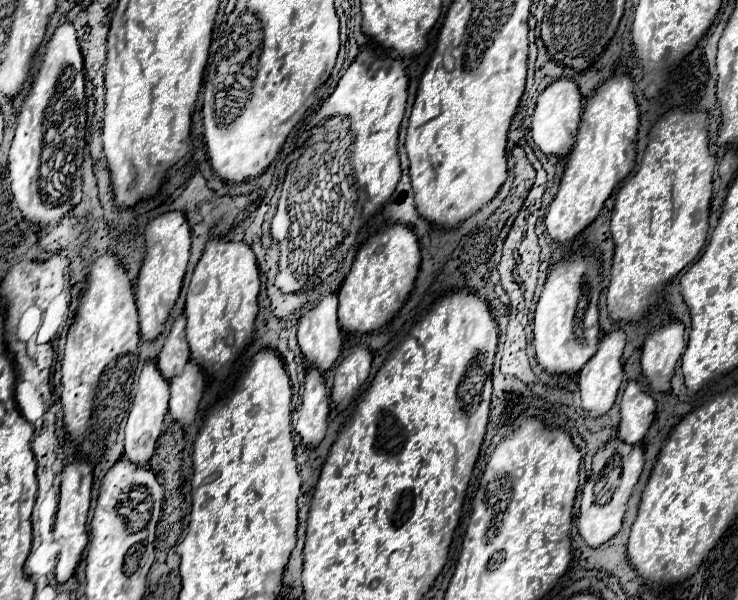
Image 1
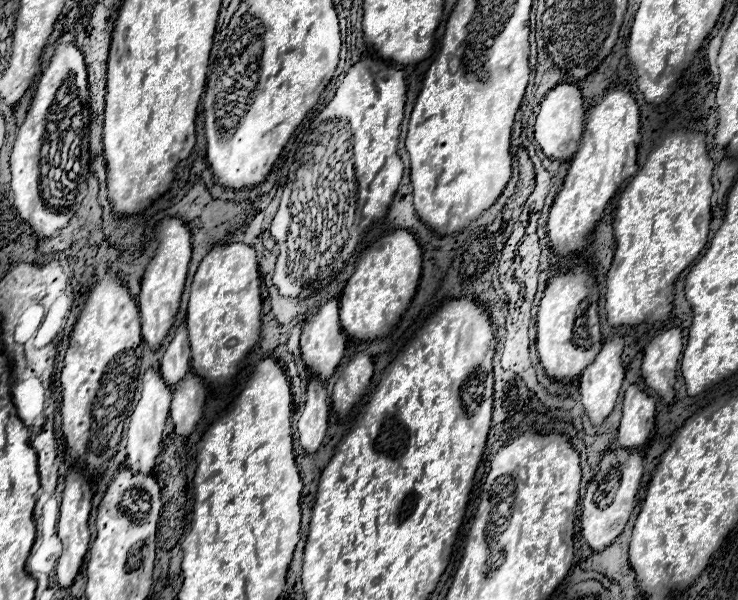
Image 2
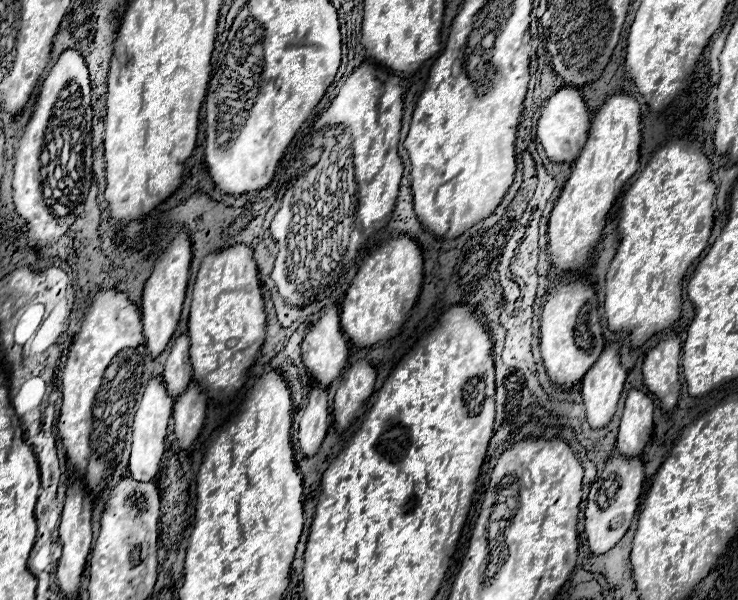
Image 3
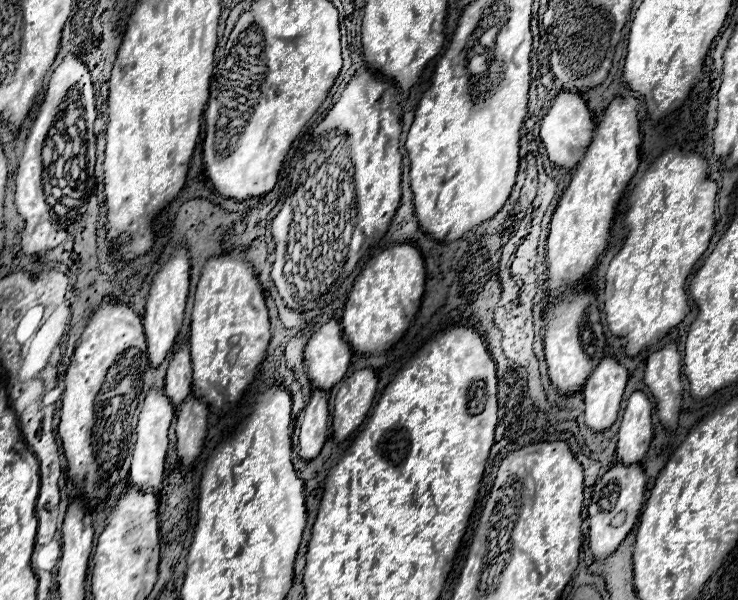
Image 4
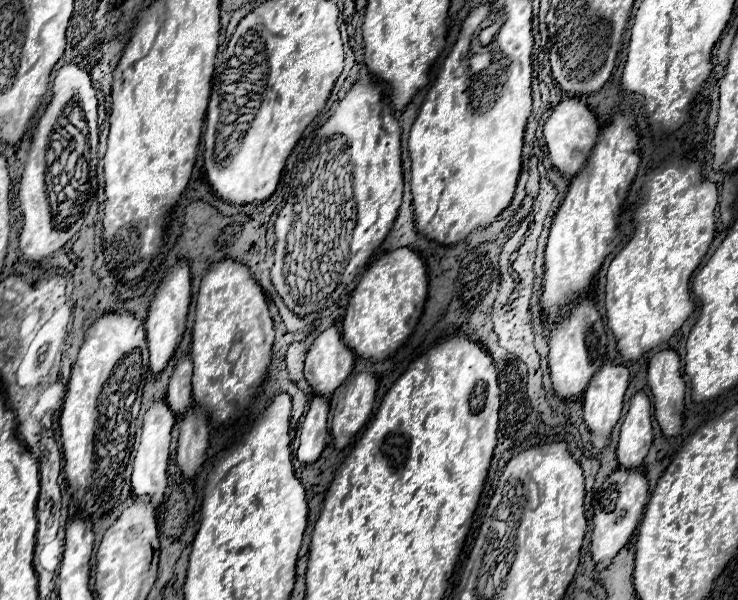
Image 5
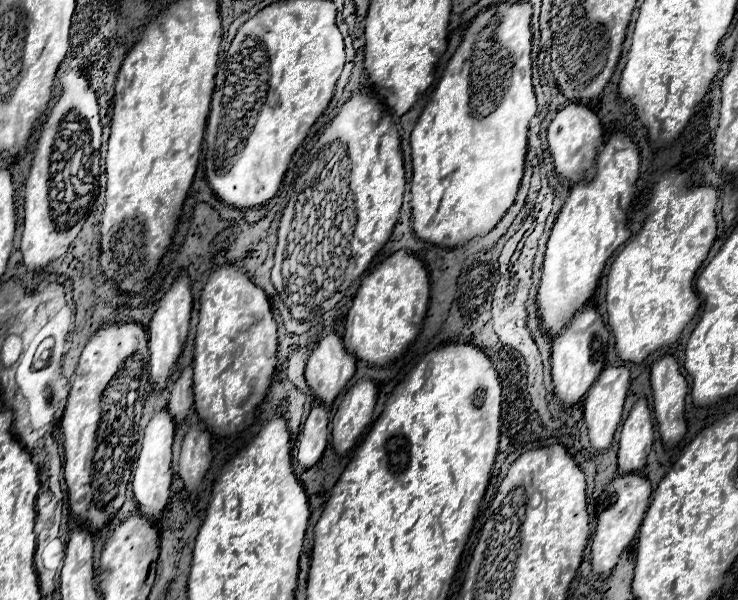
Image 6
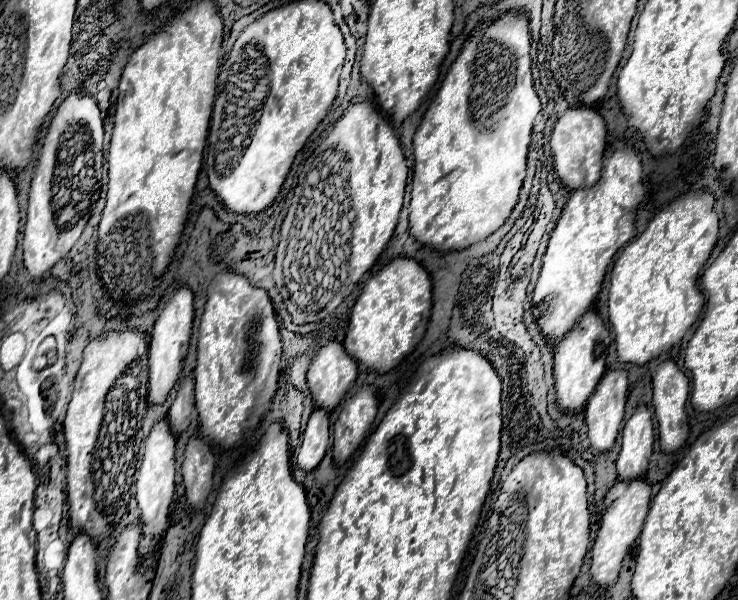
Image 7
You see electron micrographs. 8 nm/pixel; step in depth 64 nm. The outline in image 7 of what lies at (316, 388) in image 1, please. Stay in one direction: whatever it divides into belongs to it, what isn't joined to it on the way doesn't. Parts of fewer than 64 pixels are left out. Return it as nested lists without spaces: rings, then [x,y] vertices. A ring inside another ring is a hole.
[[[316,408],[310,414],[306,430],[302,432],[302,438],[300,438],[300,448],[296,454],[298,466],[306,472],[314,470],[328,450],[328,440],[330,440],[328,412],[322,408]]]

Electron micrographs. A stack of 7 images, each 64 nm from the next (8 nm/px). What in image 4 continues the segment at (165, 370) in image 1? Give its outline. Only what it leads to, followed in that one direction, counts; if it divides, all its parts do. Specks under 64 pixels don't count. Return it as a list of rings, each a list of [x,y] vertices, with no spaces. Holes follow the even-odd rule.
[[[182,342],[174,352],[168,372],[166,372],[166,386],[164,392],[174,406],[180,406],[182,400],[192,392],[192,364],[190,364],[190,348],[188,342]]]

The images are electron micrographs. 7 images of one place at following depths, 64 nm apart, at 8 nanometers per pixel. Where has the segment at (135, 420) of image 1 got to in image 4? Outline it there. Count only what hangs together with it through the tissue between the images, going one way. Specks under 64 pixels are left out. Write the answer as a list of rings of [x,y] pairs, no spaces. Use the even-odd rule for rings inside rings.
[[[150,388],[144,398],[144,406],[138,414],[138,424],[136,424],[136,444],[134,444],[132,466],[130,466],[130,476],[128,476],[132,484],[160,492],[162,476],[164,476],[164,458],[168,450],[168,428],[170,428],[172,418],[174,418],[174,406],[170,404],[170,398],[164,394],[164,390]]]

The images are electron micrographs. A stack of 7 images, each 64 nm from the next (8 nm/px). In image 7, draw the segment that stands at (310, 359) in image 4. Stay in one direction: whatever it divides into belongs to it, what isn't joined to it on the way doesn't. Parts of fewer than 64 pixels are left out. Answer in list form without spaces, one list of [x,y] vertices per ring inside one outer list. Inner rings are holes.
[[[326,342],[308,366],[308,386],[318,408],[334,410],[352,388],[358,374],[356,360],[346,354],[340,342]]]

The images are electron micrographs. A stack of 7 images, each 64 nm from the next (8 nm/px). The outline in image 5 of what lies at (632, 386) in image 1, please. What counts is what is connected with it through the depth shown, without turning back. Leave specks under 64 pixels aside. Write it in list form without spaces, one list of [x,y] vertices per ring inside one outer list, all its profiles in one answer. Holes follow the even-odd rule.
[[[638,392],[630,400],[630,408],[624,416],[618,442],[620,466],[640,466],[652,444],[652,410],[644,392]]]

